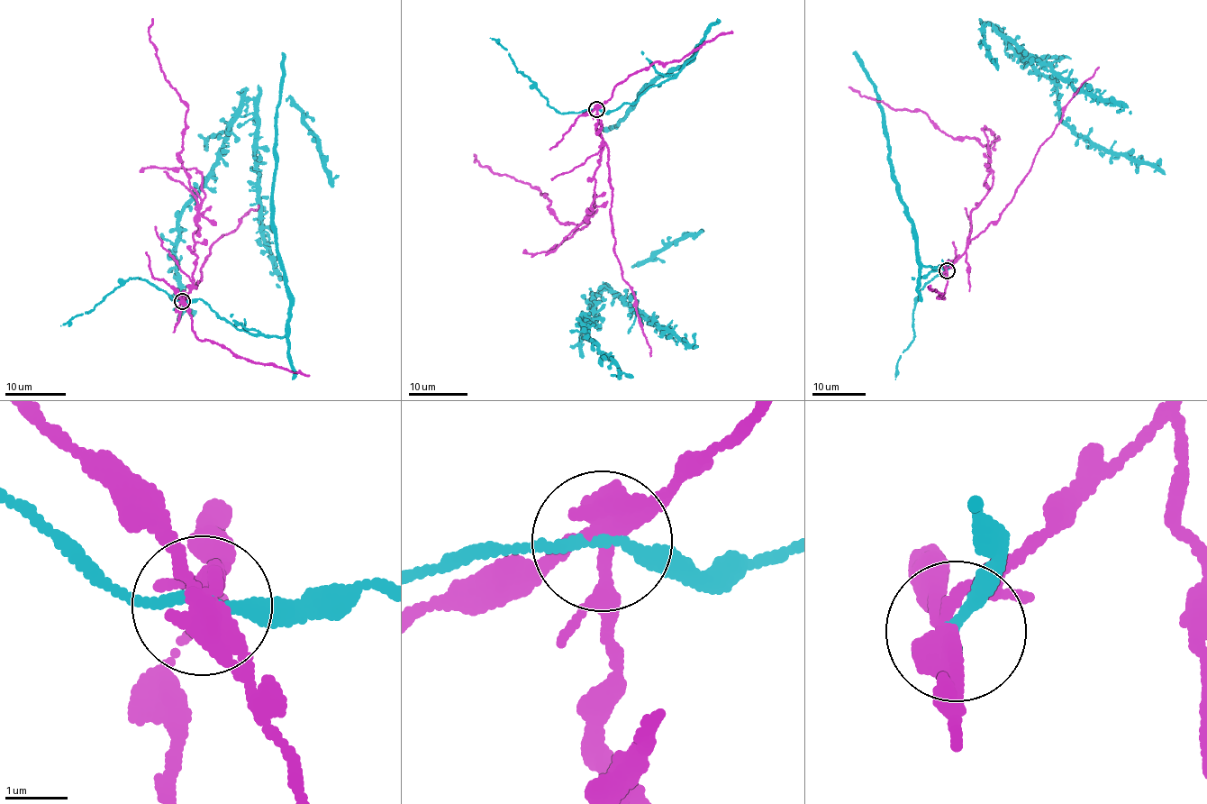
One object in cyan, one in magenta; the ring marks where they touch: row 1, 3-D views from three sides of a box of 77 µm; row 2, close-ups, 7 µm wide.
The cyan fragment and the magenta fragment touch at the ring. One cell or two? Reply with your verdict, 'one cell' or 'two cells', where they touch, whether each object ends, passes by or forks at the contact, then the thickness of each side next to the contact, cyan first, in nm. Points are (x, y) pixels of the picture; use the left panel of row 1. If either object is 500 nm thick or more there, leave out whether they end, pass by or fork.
two cells | (182, 301) | cyan passes by | magenta forks | 170/320 nm

